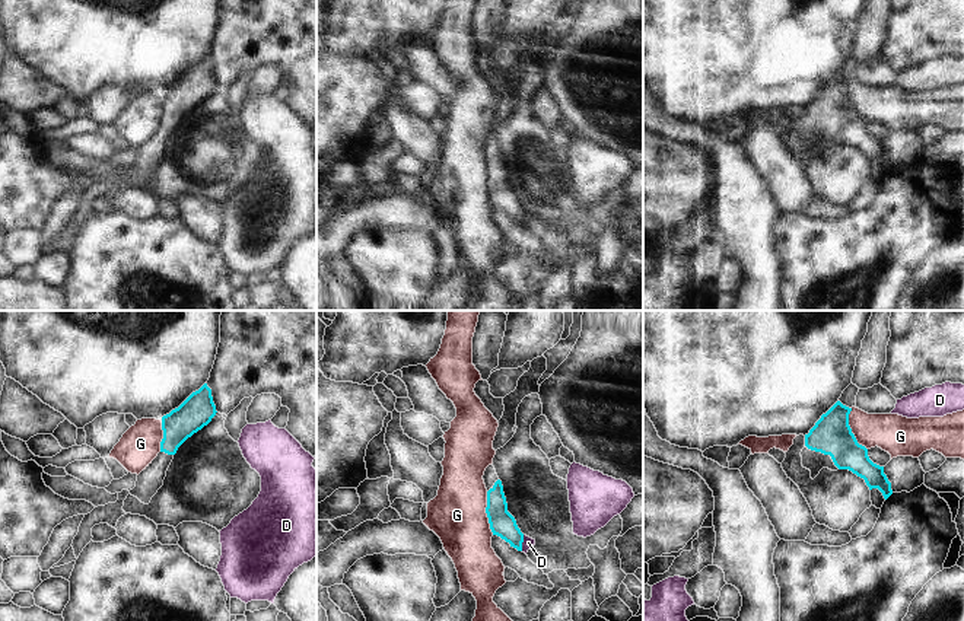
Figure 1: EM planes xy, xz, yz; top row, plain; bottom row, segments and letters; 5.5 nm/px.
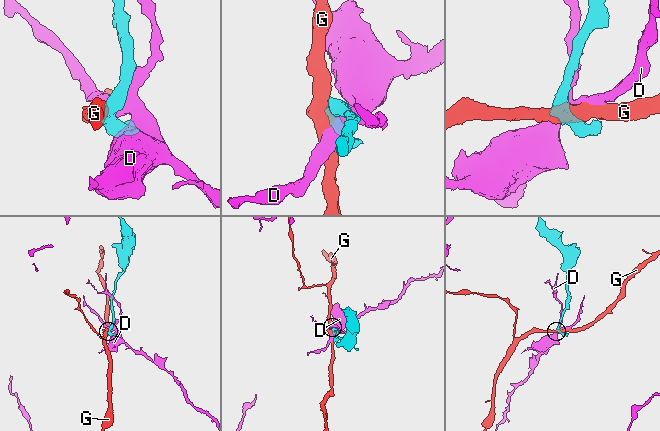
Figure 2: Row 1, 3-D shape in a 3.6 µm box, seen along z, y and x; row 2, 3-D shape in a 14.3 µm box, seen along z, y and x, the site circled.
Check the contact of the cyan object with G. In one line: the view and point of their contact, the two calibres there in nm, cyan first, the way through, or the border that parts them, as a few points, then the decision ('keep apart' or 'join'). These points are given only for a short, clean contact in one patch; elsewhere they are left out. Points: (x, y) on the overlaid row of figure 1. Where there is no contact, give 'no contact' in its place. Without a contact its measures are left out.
meets cyan in yz at (850, 430); 220 nm thick on the cyan side, 220 nm on the other; border along yz (850, 408), (850, 432), (867, 449); keep apart

